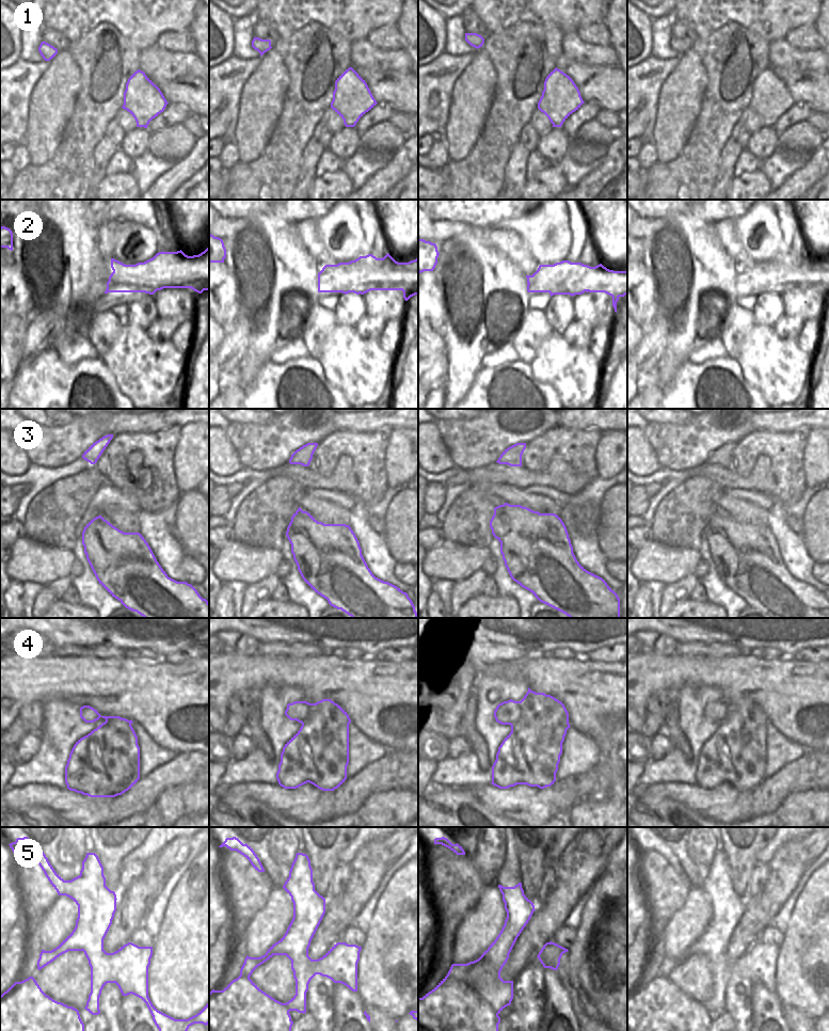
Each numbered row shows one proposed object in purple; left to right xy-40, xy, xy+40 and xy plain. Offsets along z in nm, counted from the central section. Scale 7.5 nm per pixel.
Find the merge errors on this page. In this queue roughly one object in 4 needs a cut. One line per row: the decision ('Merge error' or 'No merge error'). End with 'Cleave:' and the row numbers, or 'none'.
1: No merge error
2: Merge error
3: No merge error
4: No merge error
5: No merge error
Cleave: 2

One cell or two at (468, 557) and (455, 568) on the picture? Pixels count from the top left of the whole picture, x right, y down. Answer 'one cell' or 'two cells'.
one cell

